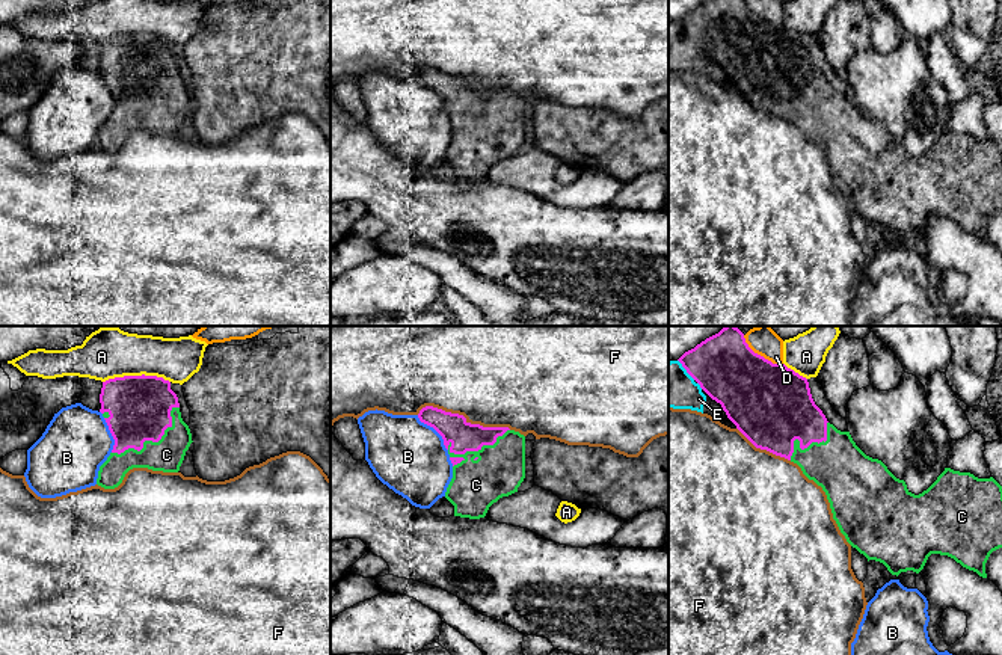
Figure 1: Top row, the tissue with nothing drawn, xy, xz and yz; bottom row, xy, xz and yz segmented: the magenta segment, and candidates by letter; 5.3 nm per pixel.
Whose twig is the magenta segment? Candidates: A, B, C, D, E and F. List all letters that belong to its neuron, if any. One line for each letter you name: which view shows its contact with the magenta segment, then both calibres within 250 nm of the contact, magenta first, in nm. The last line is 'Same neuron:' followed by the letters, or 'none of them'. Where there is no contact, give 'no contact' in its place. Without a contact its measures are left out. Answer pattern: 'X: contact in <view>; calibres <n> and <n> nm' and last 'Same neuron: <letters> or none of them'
C: contact in xz; calibres 160 and 260 nm
E: contact in yz; calibres 340 and 240 nm
Same neuron: C, E

